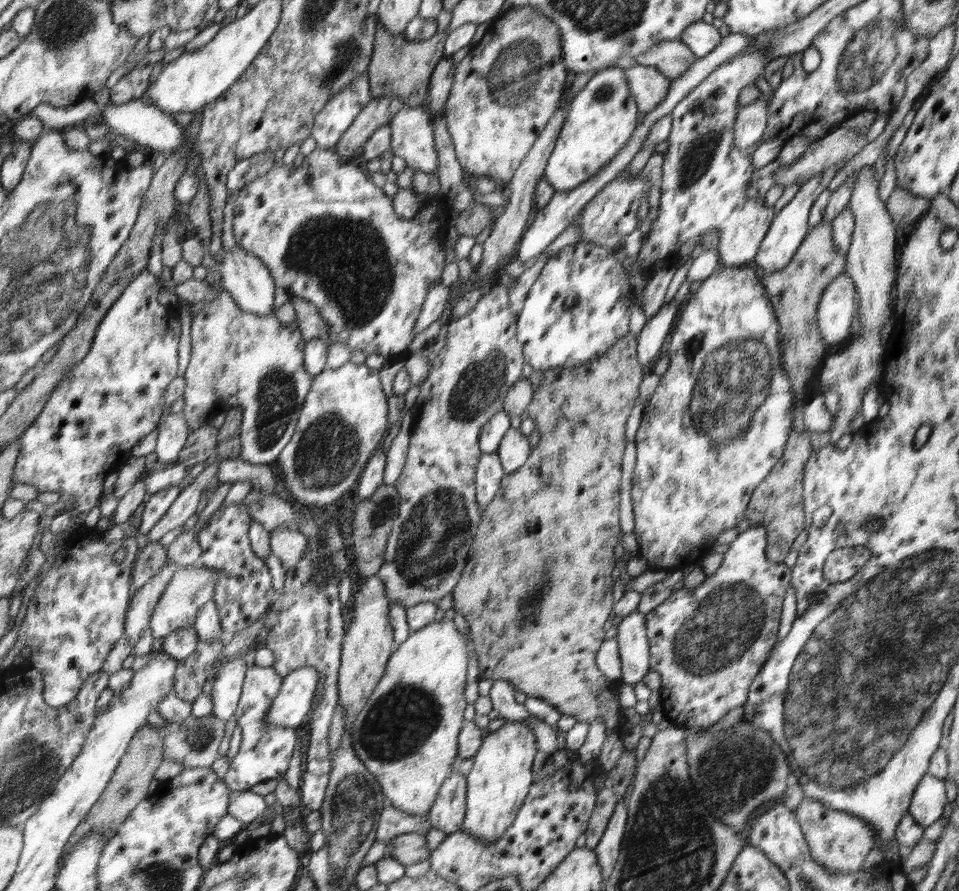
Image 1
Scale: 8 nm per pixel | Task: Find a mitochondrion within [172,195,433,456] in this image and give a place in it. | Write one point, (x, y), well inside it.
(350, 260)

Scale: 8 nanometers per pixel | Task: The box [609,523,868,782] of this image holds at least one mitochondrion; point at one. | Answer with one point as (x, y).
(725, 622)

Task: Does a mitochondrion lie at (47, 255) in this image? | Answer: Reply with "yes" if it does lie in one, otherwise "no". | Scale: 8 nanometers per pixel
yes

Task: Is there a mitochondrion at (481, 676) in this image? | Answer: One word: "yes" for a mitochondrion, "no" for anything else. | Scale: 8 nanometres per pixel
no

